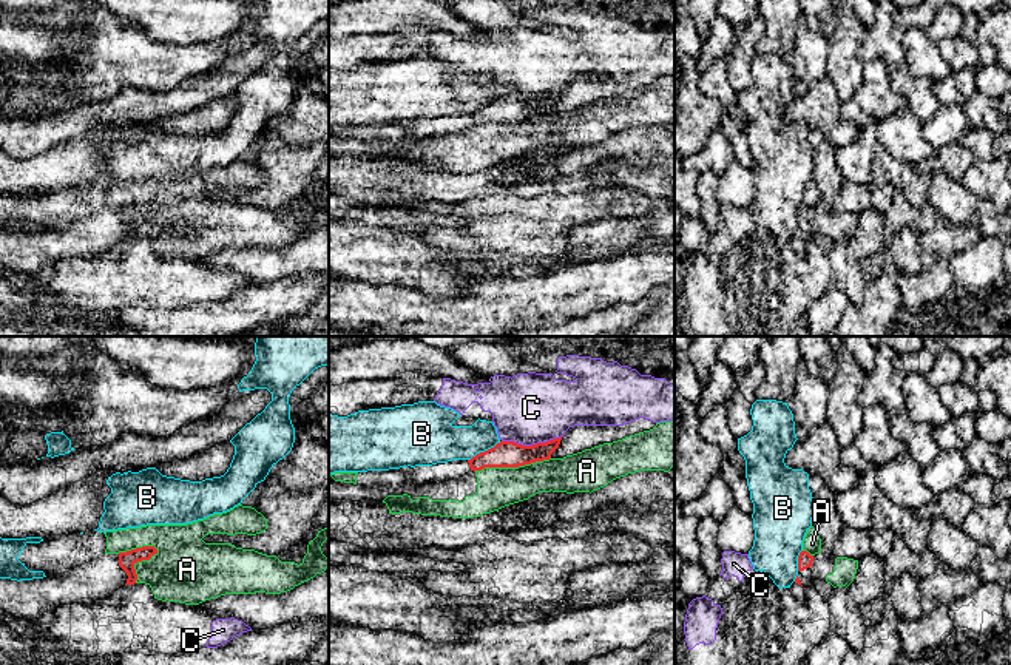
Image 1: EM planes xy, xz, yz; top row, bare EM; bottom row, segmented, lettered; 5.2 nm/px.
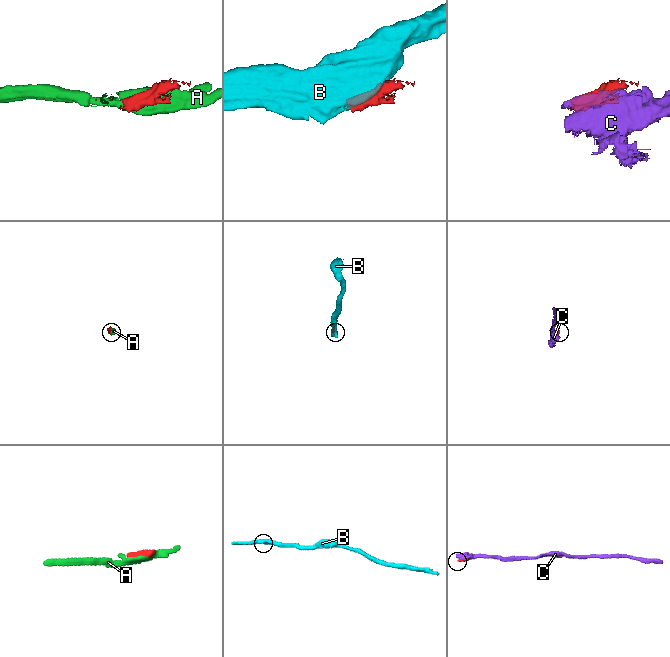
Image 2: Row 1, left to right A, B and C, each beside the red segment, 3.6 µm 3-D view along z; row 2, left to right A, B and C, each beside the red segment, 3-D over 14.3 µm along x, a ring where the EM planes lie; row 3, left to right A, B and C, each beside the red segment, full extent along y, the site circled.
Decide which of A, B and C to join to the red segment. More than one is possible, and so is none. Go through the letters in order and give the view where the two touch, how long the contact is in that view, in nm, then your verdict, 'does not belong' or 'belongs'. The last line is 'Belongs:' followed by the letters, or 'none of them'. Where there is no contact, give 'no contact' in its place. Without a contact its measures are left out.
A: xy | 220 nm | does not belong
B: xz | 200 nm | does not belong
C: xz | 320 nm | does not belong
Belongs: none of them

